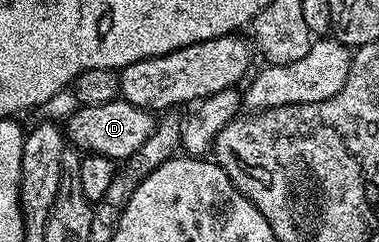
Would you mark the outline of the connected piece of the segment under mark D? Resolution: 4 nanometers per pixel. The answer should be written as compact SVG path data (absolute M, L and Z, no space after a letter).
M124 100L95 104L94 106L78 105L74 114L64 123L63 130L68 141L78 151L107 156L114 160L127 160L153 135L155 118L150 111L135 108L135 104Z

